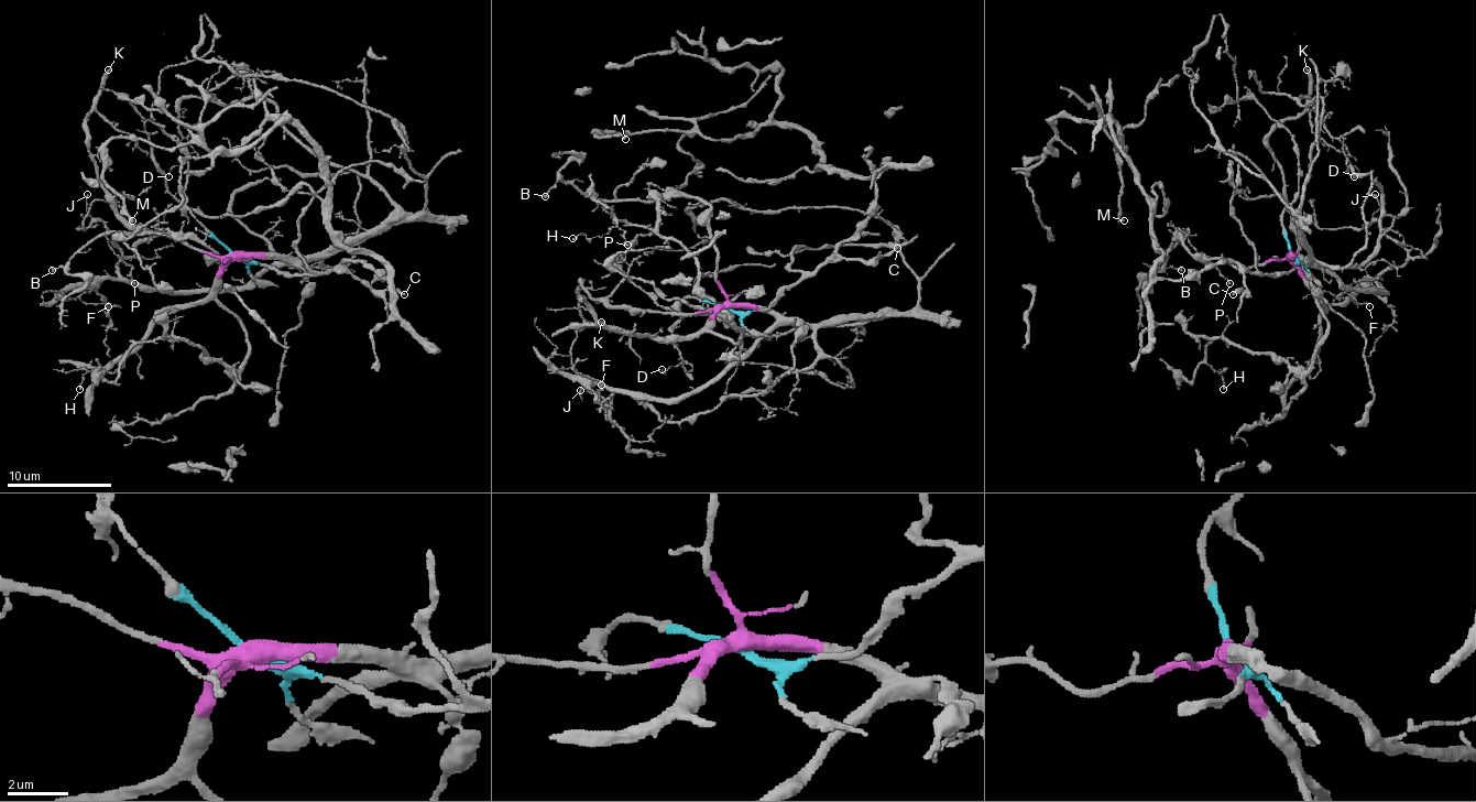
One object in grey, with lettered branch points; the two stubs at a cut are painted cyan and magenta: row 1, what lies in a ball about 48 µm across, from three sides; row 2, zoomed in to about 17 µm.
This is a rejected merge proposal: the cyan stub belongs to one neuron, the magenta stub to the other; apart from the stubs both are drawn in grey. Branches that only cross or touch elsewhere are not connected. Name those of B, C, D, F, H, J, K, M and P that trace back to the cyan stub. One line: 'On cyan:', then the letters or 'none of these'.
On cyan: C, M

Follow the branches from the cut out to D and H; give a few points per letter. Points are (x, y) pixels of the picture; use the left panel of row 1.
D: (232, 252), (332, 256), (395, 205), (251, 97), (181, 103), (177, 132), (193, 150), (170, 176)
H: (232, 252), (217, 297), (243, 329), (238, 371), (181, 337), (138, 343), (115, 371), (88, 371), (80, 390)

